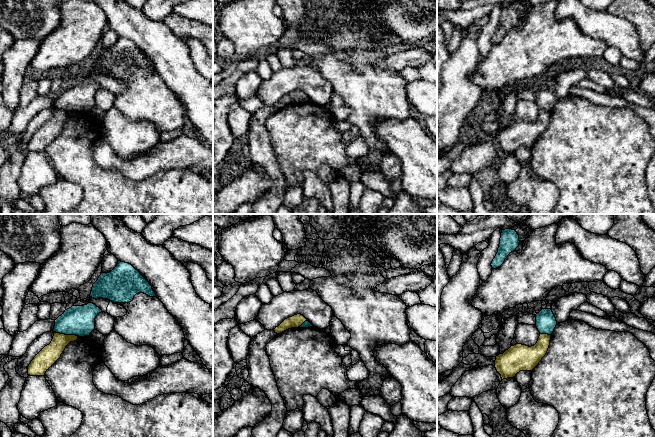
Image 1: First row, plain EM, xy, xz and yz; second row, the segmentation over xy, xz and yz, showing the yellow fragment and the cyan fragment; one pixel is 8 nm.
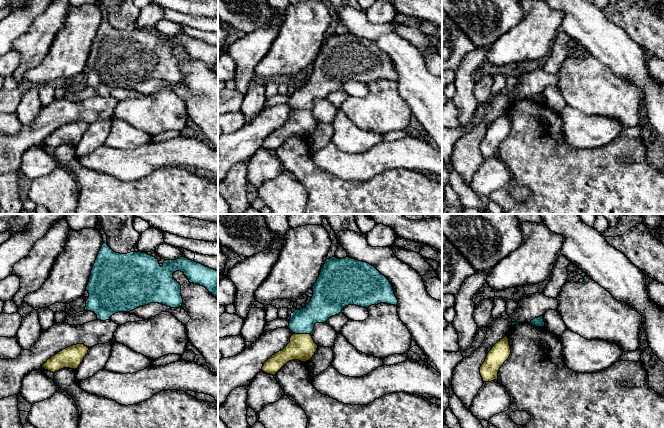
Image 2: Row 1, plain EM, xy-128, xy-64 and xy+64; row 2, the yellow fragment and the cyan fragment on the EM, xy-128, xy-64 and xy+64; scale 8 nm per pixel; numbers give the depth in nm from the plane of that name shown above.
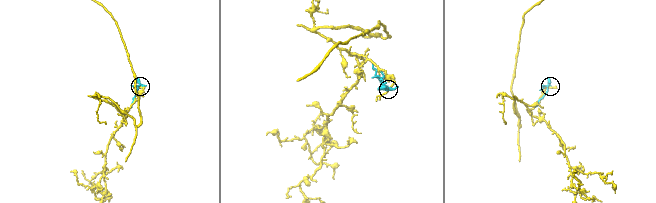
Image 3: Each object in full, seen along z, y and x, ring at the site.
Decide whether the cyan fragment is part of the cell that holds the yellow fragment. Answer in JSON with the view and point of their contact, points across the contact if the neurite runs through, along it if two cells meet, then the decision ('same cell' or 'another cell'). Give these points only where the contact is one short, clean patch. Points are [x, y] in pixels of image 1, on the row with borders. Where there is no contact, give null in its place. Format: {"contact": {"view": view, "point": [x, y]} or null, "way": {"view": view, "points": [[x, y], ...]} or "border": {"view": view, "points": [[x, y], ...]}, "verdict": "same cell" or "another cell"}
{"contact": {"view": "xy", "point": [66, 335]}, "border": {"view": "xy", "points": [[55, 331], [61, 334], [75, 334], [77, 336]]}, "verdict": "another cell"}

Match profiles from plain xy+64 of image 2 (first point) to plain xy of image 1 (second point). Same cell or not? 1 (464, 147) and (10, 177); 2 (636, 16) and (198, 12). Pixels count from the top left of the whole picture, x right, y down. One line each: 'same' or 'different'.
1: same
2: different

